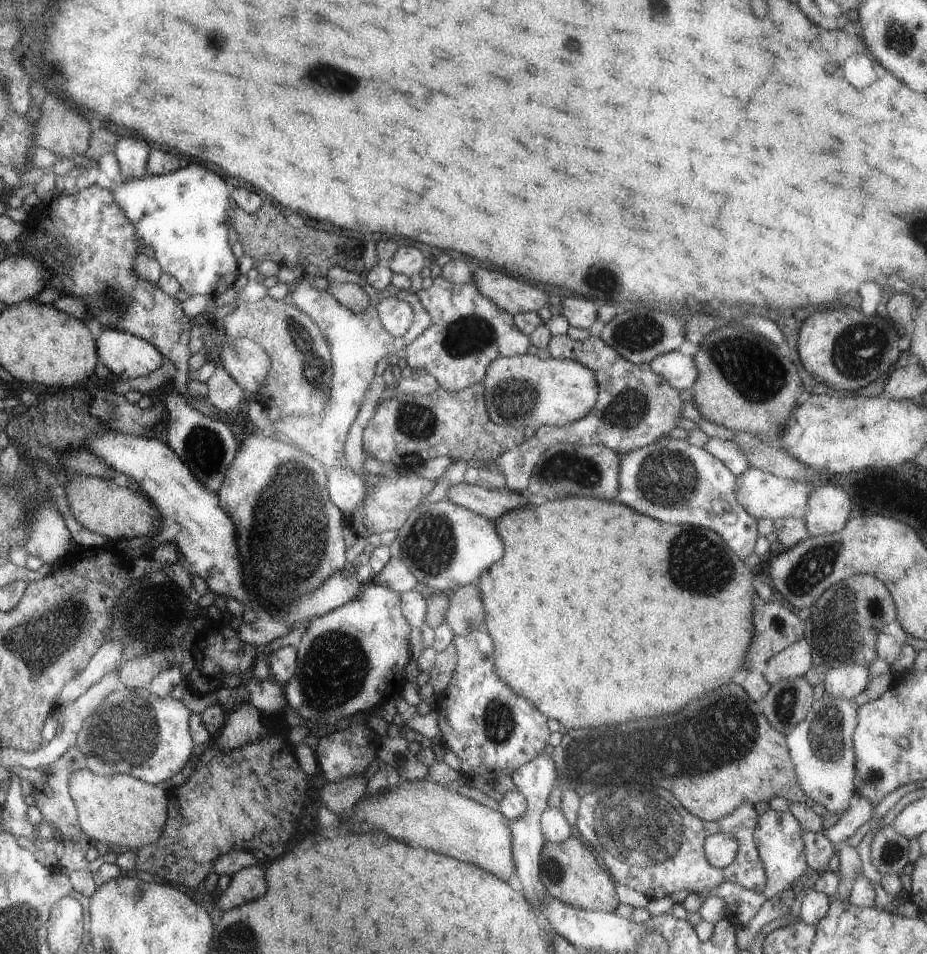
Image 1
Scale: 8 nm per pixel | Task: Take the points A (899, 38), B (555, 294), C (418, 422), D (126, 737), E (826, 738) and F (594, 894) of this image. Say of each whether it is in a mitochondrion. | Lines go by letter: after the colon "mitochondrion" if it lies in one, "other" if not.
A: mitochondrion
B: other
C: mitochondrion
D: mitochondrion
E: mitochondrion
F: other

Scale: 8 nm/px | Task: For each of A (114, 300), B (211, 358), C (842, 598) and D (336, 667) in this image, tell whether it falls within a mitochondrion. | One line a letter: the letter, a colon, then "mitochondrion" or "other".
A: mitochondrion
B: other
C: mitochondrion
D: mitochondrion

